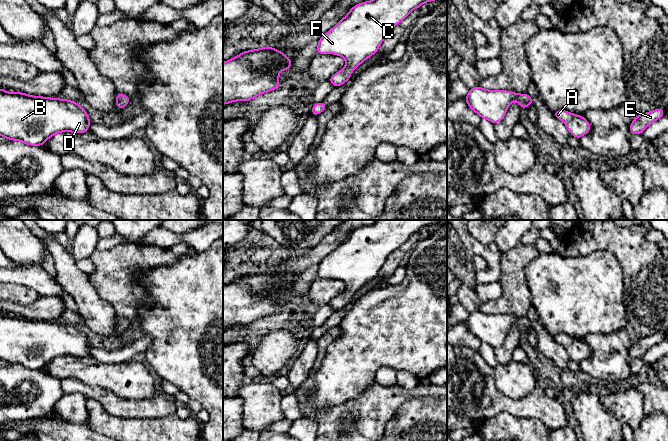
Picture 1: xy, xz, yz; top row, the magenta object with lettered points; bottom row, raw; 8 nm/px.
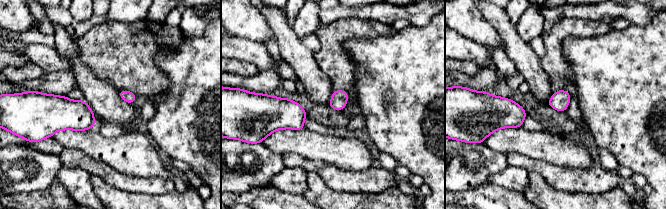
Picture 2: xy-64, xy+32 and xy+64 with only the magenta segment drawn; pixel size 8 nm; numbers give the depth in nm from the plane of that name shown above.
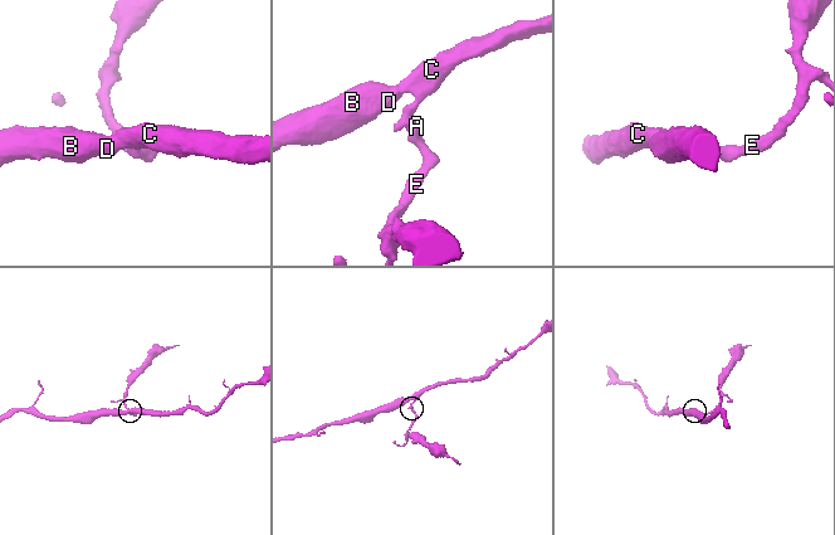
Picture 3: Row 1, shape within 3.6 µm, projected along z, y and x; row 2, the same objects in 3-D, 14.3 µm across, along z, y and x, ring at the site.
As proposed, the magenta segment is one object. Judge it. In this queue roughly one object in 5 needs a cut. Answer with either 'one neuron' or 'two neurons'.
one neuron

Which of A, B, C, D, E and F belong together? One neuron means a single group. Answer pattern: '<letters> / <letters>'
A B C D E F

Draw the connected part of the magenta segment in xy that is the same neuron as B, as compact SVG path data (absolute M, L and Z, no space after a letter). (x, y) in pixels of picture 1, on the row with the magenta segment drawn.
M0 89L0 135L11 141L21 141L26 145L43 146L53 135L60 132L85 133L89 131L90 118L84 108L75 101L65 98L32 96L22 92L7 92Z

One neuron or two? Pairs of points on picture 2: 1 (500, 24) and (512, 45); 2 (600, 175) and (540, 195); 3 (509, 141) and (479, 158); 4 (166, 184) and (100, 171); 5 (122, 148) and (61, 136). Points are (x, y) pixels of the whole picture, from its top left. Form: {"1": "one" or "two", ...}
{"1": "one", "2": "two", "3": "two", "4": "one", "5": "one"}

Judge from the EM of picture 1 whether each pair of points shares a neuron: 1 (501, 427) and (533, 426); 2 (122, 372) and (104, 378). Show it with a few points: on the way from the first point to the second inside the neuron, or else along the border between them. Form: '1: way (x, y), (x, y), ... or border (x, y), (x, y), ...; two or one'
1: way (509, 427), (525, 427); one
2: way (118, 376), (108, 377); one

